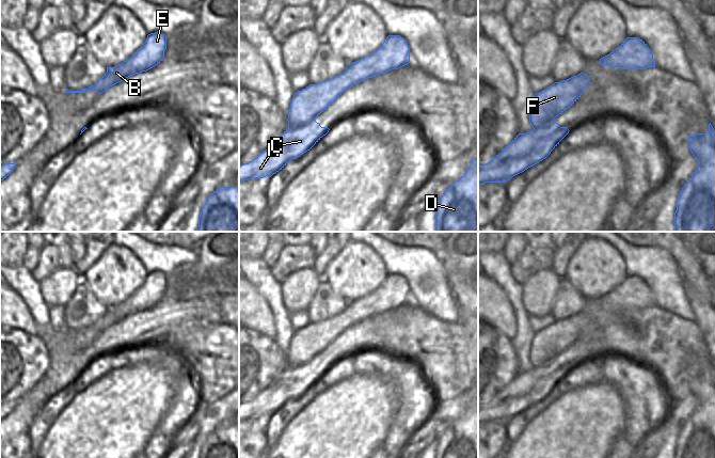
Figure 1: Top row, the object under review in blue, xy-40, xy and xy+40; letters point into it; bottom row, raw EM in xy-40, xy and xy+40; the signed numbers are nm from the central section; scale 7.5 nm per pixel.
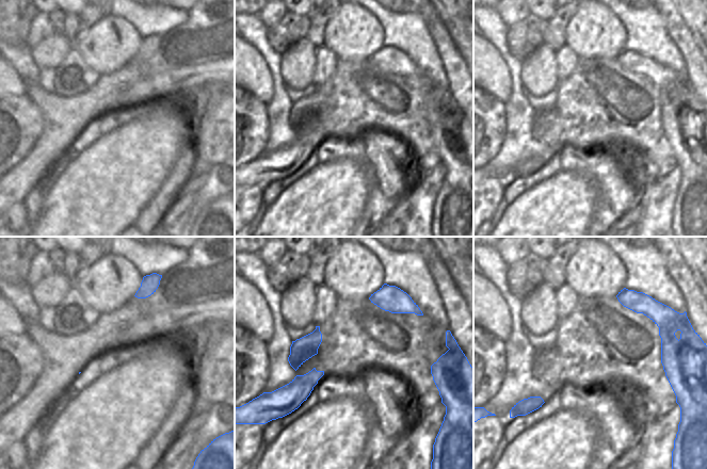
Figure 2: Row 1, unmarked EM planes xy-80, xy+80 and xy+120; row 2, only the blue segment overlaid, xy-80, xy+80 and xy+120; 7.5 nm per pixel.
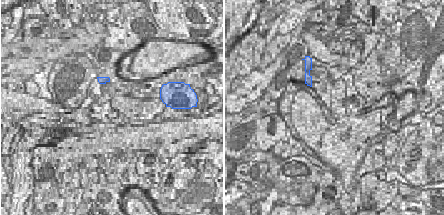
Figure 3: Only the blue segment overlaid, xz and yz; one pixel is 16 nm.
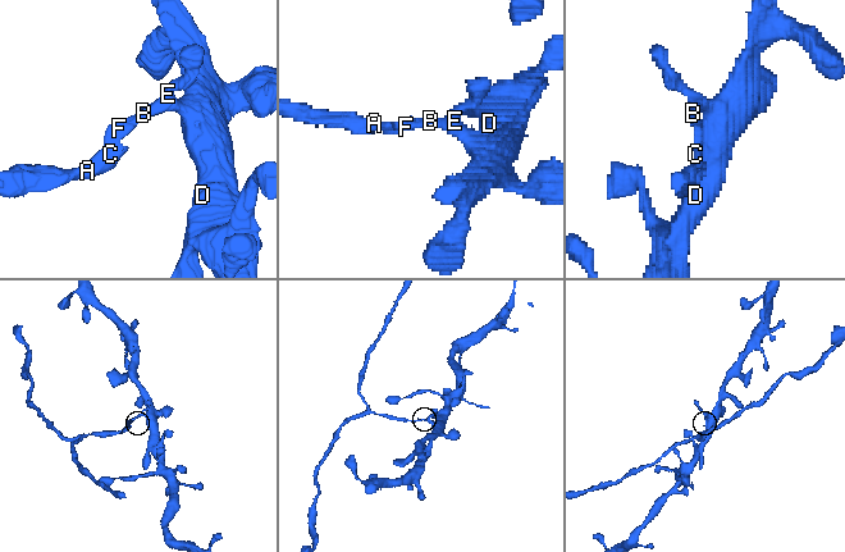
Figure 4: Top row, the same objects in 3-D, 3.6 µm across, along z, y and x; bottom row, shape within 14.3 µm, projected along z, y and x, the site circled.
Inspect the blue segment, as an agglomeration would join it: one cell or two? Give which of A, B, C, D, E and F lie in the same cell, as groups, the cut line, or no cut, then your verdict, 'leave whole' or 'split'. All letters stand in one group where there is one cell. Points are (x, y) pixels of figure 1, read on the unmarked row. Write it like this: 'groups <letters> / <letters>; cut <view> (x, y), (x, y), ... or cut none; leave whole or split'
groups A C / B D E F; cut xy (314, 358), (301, 365), (288, 366); split

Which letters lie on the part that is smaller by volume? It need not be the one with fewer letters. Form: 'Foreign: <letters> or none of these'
Foreign: A, C

